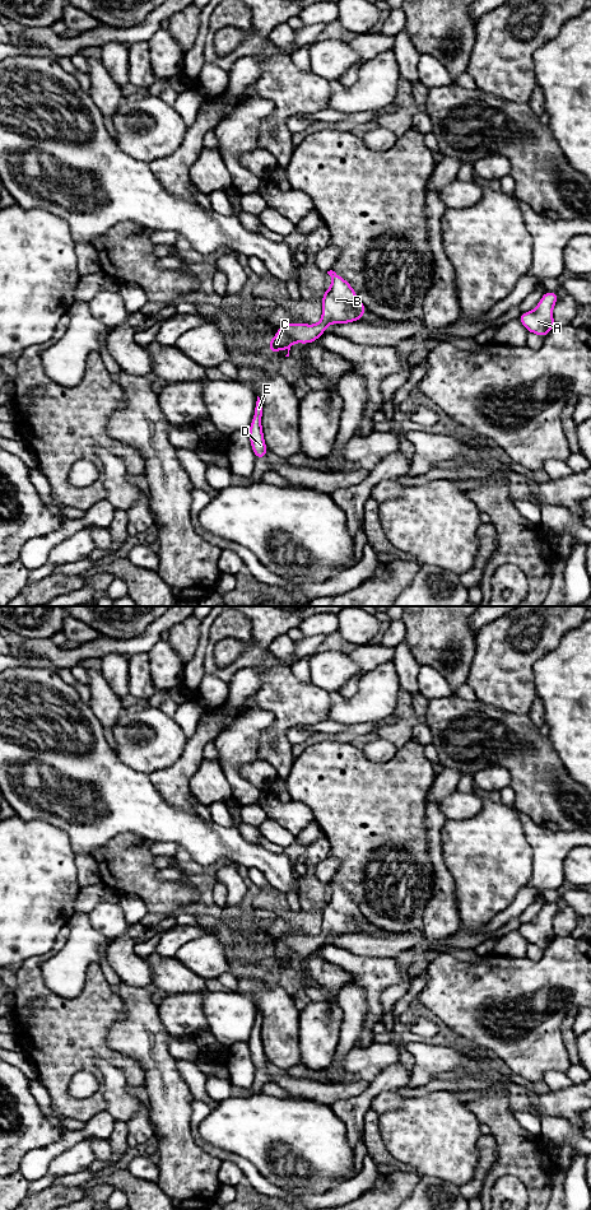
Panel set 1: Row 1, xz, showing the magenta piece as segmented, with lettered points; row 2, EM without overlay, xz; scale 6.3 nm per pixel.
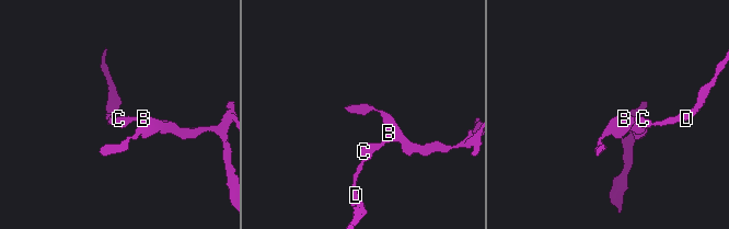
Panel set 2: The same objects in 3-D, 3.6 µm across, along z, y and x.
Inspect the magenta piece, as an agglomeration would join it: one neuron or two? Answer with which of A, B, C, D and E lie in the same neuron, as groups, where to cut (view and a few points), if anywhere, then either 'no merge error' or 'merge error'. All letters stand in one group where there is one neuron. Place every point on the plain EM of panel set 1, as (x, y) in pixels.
A B C D E; no cut; no merge error

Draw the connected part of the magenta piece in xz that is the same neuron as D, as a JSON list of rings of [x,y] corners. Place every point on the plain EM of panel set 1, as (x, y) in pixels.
[[[257,1007],[255,1025],[251,1033],[251,1038],[248,1041],[251,1058],[256,1070],[266,1070],[266,1062],[267,1062],[267,1058],[264,1052],[261,1028],[262,1028],[262,1013]]]

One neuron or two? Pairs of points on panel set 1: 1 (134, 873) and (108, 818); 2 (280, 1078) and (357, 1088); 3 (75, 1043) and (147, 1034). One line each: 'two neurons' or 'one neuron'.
1: two neurons
2: one neuron
3: two neurons

